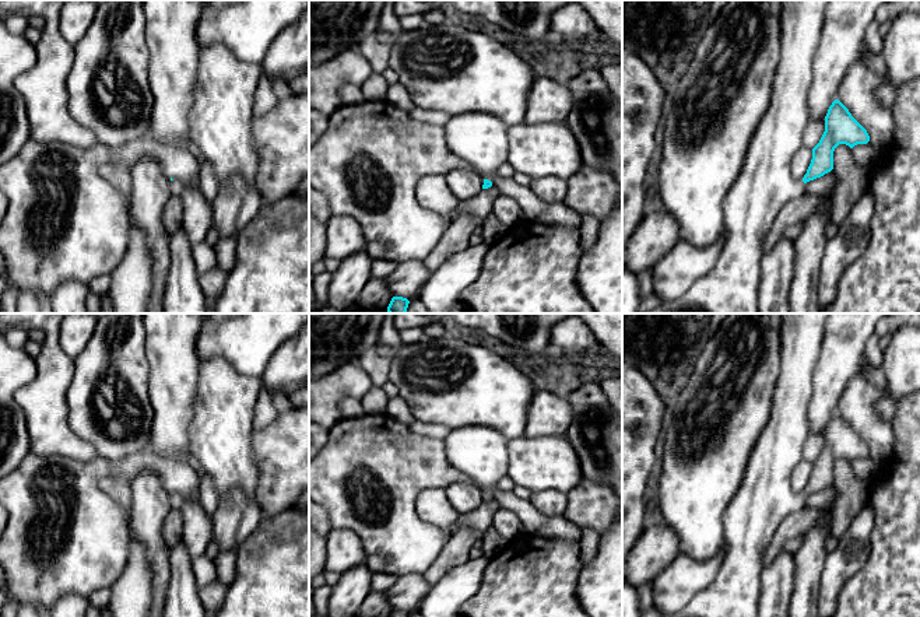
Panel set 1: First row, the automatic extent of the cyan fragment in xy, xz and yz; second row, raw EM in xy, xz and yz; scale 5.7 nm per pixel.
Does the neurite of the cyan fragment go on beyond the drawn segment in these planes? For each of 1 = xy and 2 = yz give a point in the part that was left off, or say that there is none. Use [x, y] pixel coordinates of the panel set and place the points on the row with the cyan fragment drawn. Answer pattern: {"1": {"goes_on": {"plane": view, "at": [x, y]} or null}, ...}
{"1": {"goes_on": null}, "2": {"goes_on": null}}

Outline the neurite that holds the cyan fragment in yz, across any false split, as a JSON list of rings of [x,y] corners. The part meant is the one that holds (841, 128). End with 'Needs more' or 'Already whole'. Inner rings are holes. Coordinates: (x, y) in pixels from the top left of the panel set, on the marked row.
[[[835,99],[825,116],[825,132],[819,143],[812,148],[812,159],[803,182],[807,183],[821,178],[833,169],[833,151],[839,144],[853,148],[868,141],[867,130],[840,101]]]. Already whole

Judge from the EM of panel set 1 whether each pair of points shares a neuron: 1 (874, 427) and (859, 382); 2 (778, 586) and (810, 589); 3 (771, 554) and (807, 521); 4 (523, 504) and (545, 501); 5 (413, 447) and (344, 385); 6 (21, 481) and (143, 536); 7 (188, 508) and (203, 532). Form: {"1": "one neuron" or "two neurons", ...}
{"1": "one neuron", "2": "two neurons", "3": "one neuron", "4": "two neurons", "5": "two neurons", "6": "two neurons", "7": "one neuron"}

